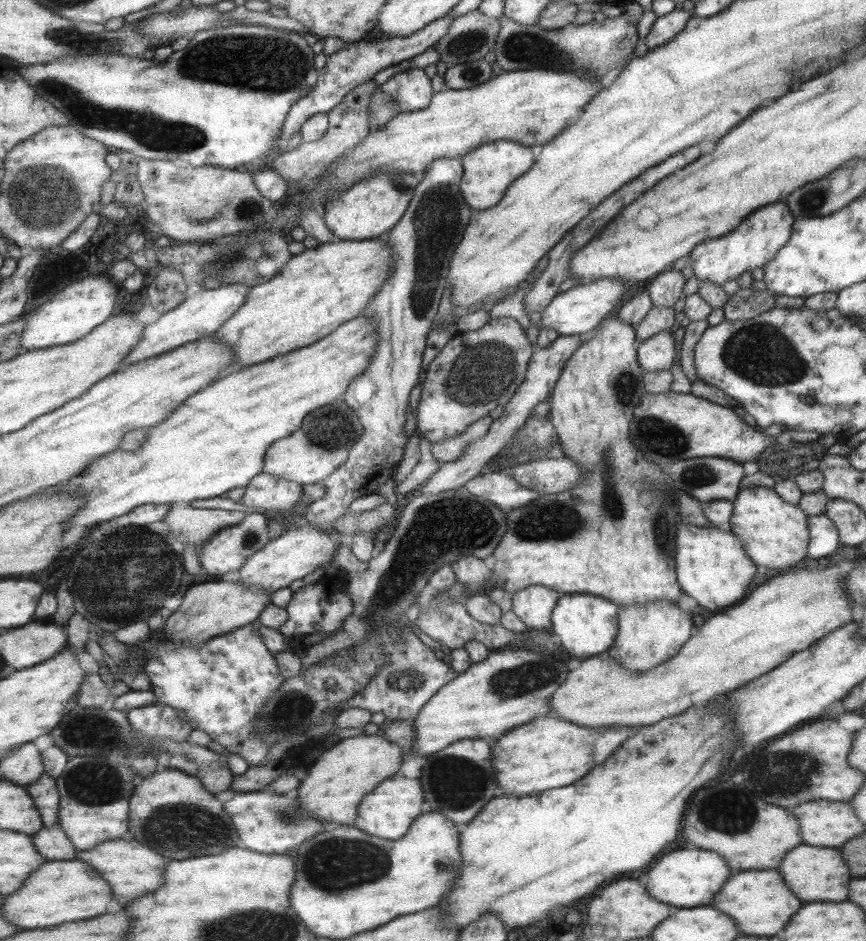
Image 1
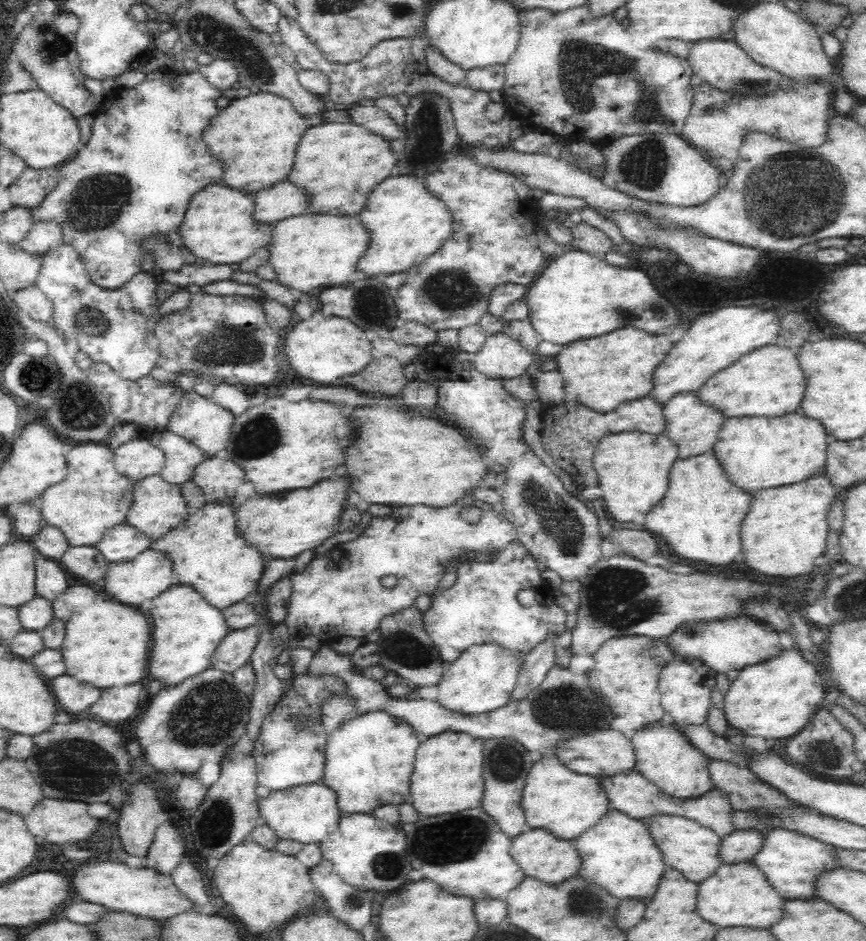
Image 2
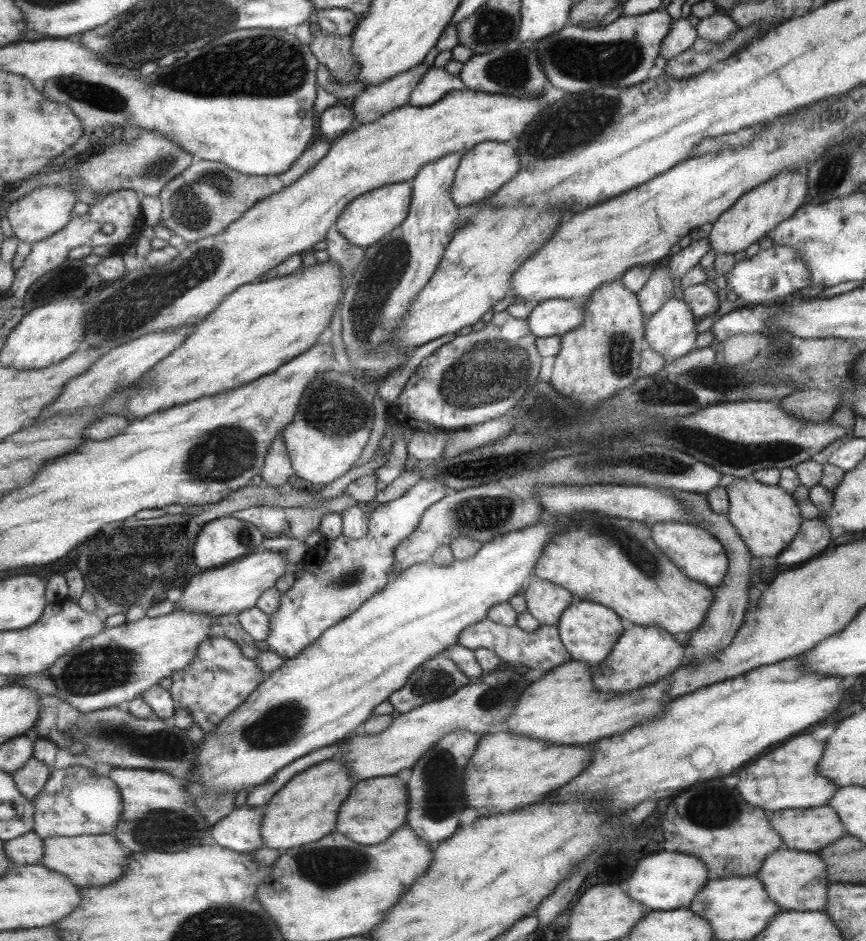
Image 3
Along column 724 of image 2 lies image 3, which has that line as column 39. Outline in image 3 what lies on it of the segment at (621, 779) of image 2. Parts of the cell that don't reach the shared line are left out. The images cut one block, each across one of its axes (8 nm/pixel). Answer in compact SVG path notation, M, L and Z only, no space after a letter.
M73 765L62 770L53 769L44 791L33 800L36 806L34 831L43 838L52 836L111 835L124 816L126 807L118 784L109 776L101 776L91 768Z

